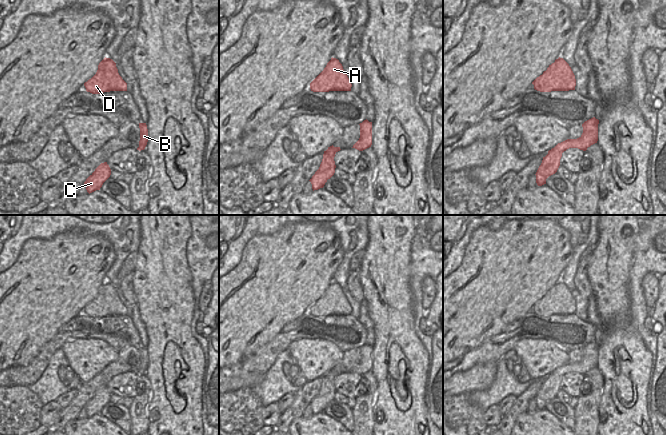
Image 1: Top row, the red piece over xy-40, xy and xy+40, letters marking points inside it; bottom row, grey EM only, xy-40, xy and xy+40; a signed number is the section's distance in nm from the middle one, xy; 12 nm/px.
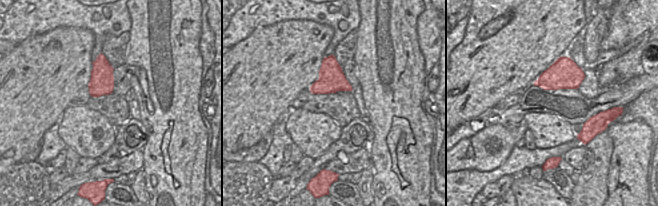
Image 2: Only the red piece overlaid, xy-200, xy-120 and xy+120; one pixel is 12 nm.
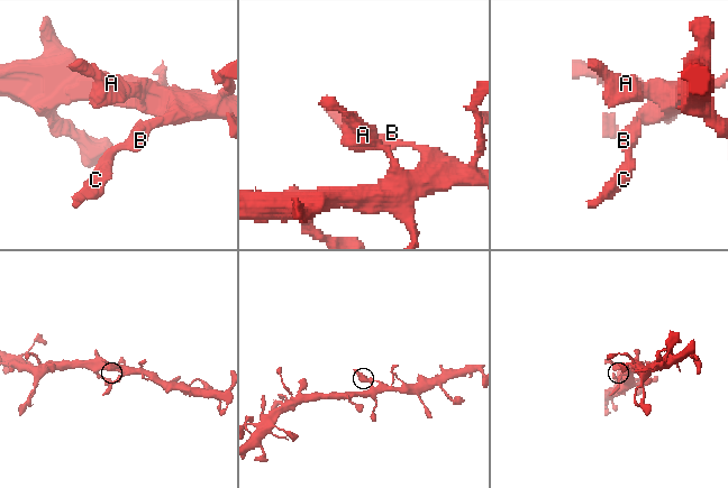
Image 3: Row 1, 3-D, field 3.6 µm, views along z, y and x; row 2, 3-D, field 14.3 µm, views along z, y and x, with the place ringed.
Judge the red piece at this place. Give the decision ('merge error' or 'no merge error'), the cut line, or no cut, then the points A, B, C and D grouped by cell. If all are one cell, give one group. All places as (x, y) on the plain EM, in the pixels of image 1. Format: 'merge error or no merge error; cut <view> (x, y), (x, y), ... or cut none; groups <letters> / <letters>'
merge error; cut xy+40 (551, 373), (561, 378); groups A B D / C

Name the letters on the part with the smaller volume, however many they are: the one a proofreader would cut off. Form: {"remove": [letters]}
{"remove": ["C"]}

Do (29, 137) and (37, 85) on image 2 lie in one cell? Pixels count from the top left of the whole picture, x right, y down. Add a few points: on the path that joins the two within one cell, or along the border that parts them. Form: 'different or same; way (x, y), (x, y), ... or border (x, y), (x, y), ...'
same; way (29, 124), (29, 98)

